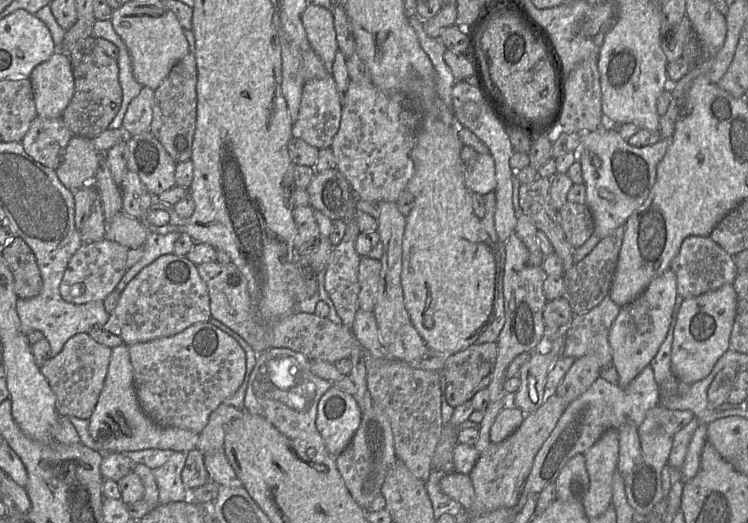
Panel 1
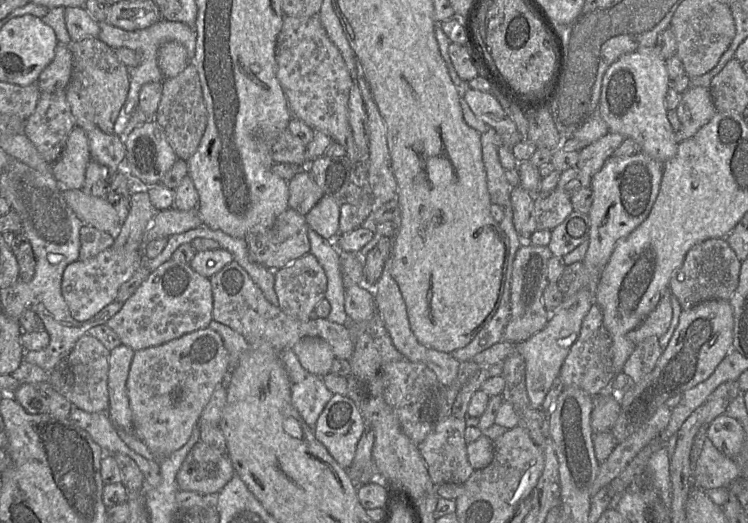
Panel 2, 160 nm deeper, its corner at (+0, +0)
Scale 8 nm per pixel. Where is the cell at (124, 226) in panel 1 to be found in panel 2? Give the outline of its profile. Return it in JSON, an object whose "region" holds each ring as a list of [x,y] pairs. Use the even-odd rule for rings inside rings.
{"region":[[[63,189],[63,198],[83,225],[100,231],[116,233],[121,226],[117,212],[106,200],[86,195],[81,189]]]}

